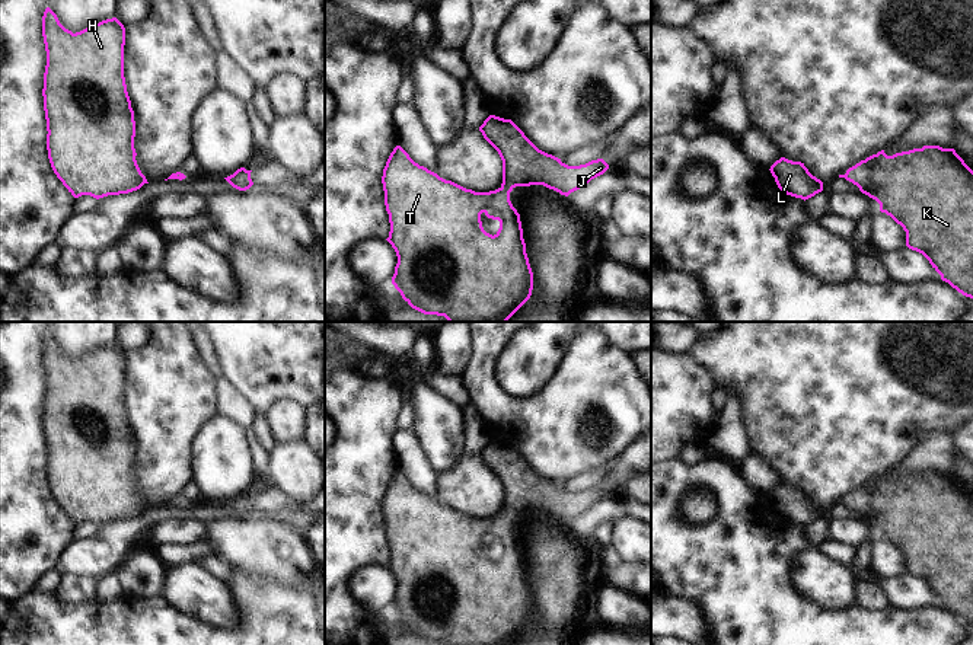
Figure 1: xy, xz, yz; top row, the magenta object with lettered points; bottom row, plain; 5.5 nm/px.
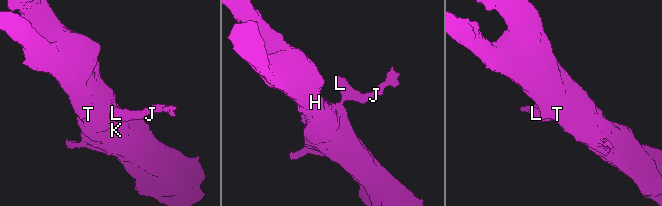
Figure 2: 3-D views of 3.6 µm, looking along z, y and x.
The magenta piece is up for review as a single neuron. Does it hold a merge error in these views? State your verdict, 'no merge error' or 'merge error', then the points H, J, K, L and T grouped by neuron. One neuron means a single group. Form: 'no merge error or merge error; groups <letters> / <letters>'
no merge error; groups H J K L T

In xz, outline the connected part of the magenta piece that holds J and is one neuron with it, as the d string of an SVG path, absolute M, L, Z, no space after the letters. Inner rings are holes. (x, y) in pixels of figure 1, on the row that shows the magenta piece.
M489 115L479 131L503 160L503 183L495 191L475 192L446 181L415 163L401 146L390 153L382 176L390 223L386 240L398 256L392 284L412 309L424 314L444 316L449 322L507 322L532 296L533 272L526 253L520 214L510 201L510 192L516 186L543 185L568 197L609 169L603 159L580 166L562 163L561 159L539 150L511 119ZM482 213L500 221L494 236L484 230Z

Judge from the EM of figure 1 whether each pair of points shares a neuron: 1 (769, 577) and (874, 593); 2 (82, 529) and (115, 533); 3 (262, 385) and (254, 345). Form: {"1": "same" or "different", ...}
{"1": "different", "2": "different", "3": "same"}

